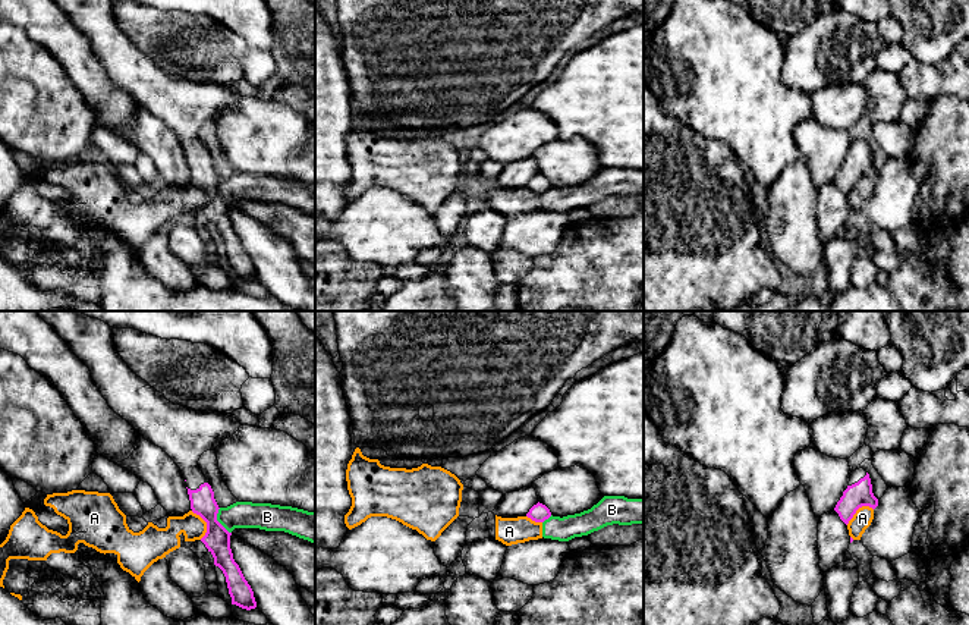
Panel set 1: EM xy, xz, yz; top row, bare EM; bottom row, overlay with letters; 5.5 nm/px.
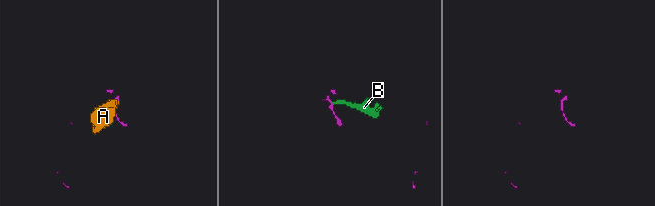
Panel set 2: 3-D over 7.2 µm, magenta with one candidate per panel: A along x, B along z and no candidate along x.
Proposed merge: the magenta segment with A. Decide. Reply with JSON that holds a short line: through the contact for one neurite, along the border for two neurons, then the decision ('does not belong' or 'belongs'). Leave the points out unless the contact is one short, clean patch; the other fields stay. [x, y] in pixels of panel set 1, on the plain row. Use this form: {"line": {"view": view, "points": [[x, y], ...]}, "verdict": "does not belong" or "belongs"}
{"line": {"view": "xy", "points": [[191, 182], [205, 194], [205, 206], [201, 210]]}, "verdict": "does not belong"}

